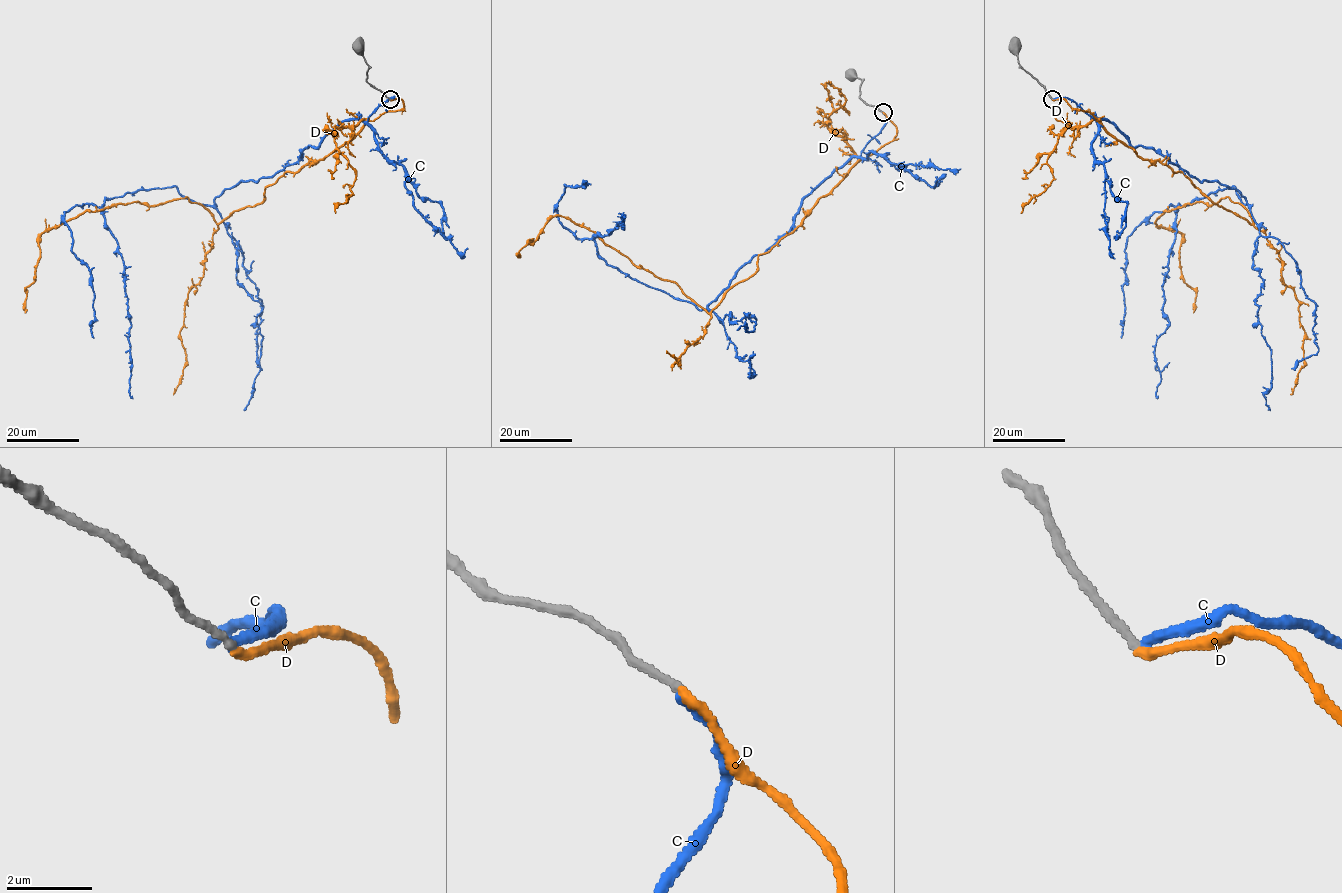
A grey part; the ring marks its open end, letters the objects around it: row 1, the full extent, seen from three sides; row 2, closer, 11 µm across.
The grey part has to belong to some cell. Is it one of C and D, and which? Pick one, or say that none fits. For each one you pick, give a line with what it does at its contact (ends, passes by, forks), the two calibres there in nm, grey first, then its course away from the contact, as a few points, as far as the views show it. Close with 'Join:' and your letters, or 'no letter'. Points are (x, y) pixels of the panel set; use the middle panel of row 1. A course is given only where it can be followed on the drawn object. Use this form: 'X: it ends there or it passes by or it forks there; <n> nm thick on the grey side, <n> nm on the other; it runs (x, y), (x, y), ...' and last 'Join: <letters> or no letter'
D: it ends there; 180 nm thick on the grey side, 200 nm on the other; it runs (883, 112), (897, 135), (759, 255), (757, 270), (709, 314), (560, 216), (518, 253)
Join: D

